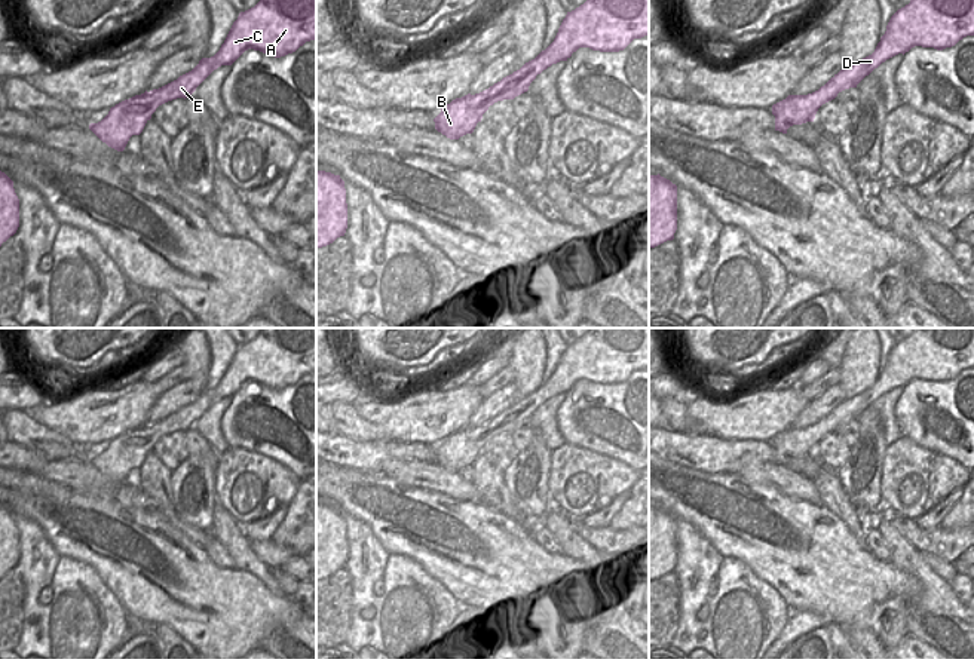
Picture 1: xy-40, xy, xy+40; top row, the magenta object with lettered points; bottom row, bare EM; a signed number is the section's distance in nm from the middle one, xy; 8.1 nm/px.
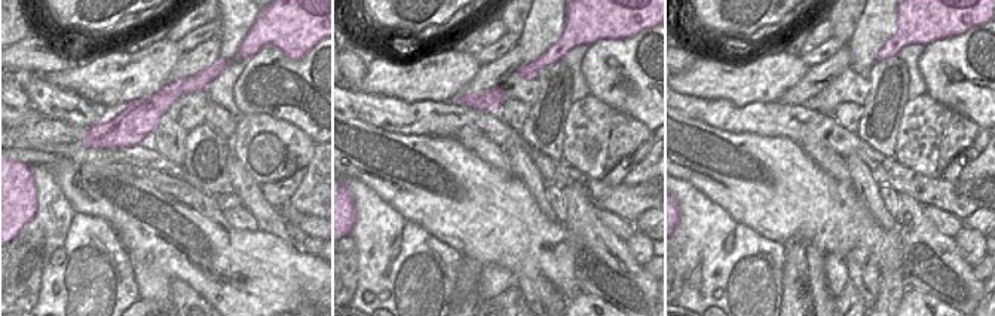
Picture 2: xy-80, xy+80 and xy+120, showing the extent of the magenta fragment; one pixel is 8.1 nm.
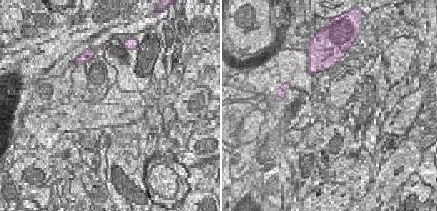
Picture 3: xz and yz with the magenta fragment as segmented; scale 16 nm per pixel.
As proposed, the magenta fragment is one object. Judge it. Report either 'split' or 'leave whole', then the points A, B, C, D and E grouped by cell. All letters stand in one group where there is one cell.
leave whole | A B C D E

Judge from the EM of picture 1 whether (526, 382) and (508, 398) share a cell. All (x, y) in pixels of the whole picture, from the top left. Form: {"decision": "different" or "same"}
{"decision": "different"}

